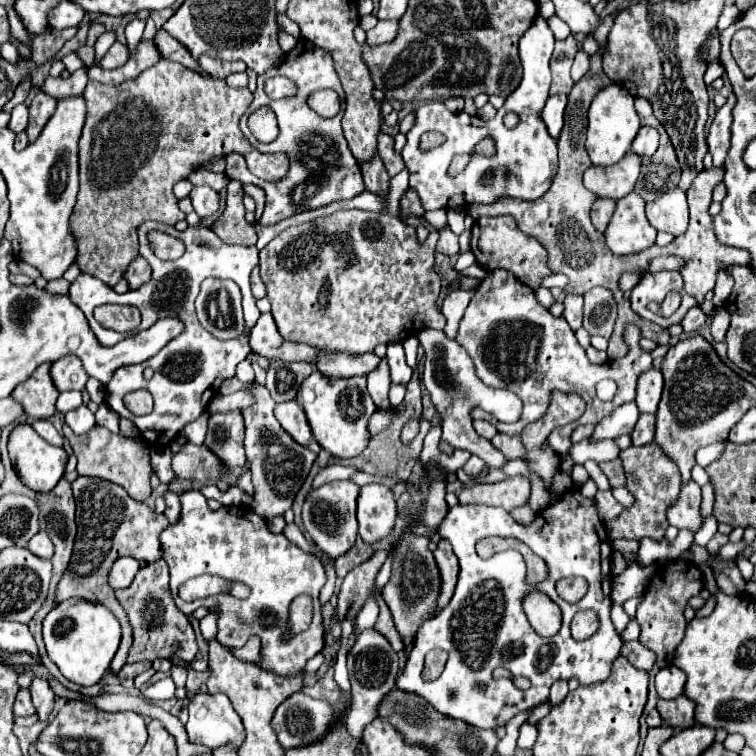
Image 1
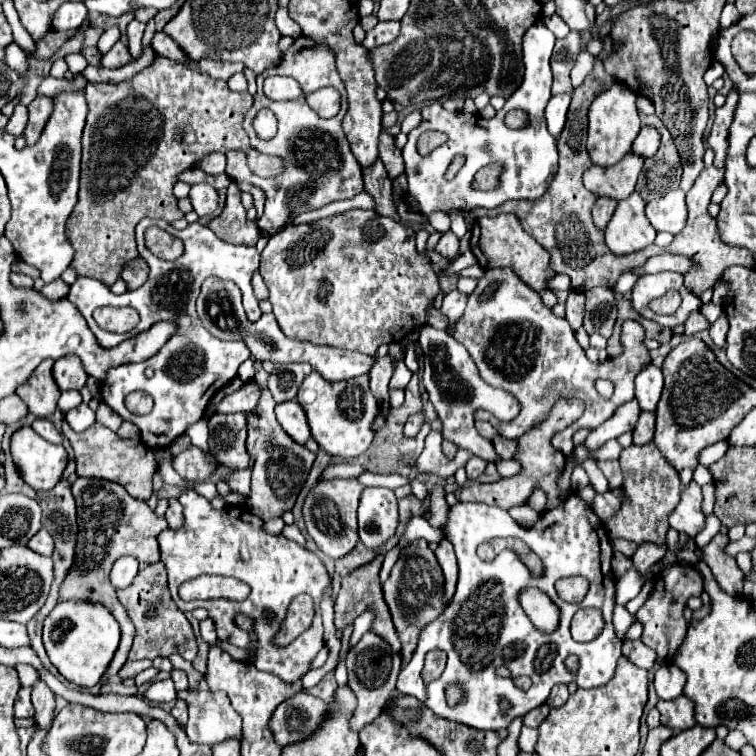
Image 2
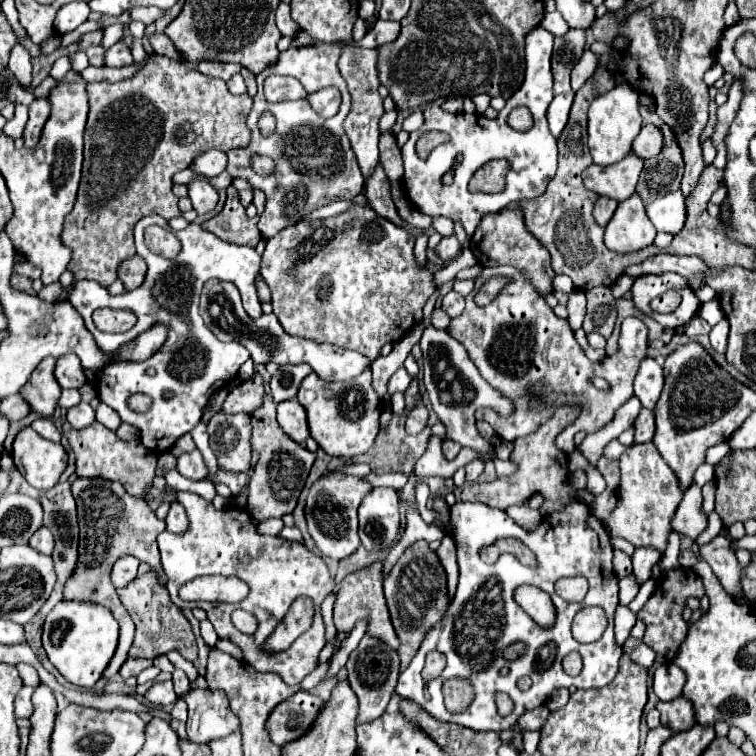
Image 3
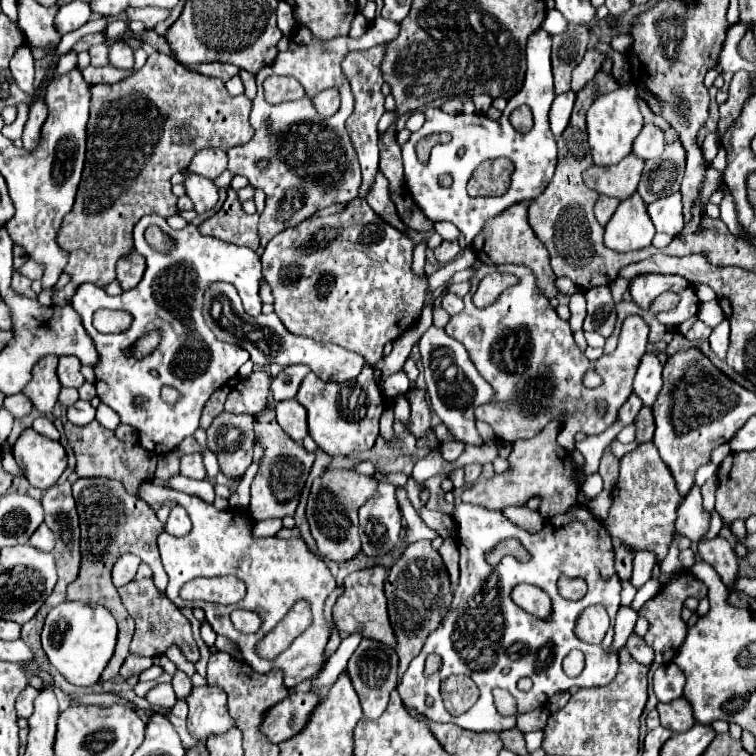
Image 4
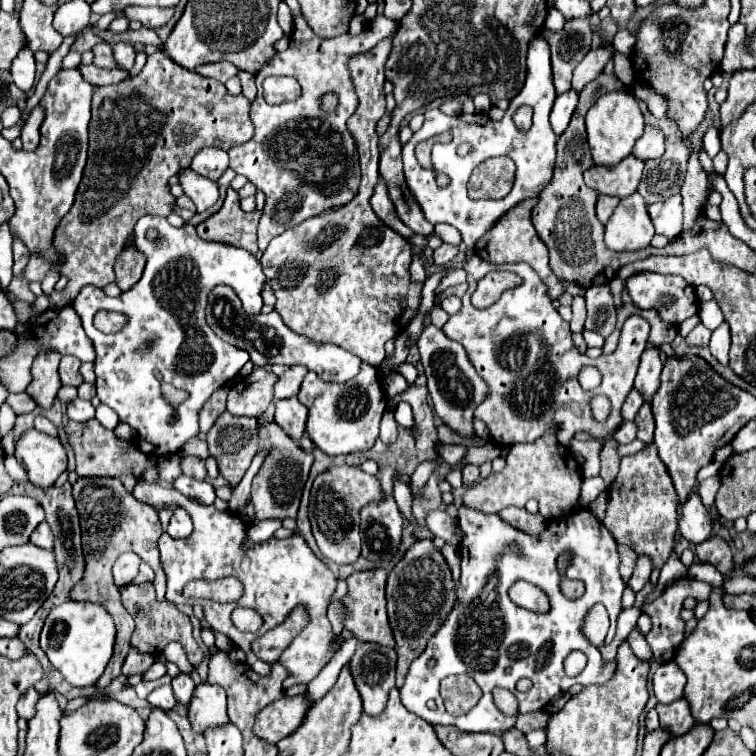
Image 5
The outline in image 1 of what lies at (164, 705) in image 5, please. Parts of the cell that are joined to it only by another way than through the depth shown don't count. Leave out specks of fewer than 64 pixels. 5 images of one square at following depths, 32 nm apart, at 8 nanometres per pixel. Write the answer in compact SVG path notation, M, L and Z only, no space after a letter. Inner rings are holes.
M168 676L168 678L158 680L152 686L148 686L142 692L142 696L148 698L148 700L170 700L170 698L174 698L174 690L176 690L176 686L174 686L172 678Z

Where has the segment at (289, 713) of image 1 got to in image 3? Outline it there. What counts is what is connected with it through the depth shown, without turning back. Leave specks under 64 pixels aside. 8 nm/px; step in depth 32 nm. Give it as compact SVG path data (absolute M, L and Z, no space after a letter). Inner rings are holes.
M296 692L286 702L280 702L266 720L266 732L278 746L300 738L314 722L322 708L322 700L310 692Z

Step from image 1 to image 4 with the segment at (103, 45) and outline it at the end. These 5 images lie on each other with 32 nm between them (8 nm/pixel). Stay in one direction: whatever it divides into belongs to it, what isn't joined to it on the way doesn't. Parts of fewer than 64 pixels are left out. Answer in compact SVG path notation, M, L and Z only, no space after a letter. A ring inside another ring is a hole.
M114 20L114 22L110 22L108 24L108 28L106 28L106 40L108 42L112 42L110 38L118 38L120 34L124 34L128 30L128 22L124 22L124 20Z

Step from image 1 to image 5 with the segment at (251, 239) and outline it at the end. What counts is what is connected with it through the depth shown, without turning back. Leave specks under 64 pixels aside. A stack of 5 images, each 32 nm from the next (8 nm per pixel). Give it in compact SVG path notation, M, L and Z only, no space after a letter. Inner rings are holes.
M228 188L228 196L222 208L210 218L206 218L204 222L200 222L196 230L202 240L246 248L246 250L252 250L252 254L256 254L258 252L256 228L261 216L260 210L244 212L240 208L238 192Z

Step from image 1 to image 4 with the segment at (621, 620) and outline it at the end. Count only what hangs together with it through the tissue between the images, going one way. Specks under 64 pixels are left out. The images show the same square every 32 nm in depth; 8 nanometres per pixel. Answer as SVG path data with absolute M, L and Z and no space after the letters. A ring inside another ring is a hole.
M620 607L615 618L614 639L611 645L612 651L617 651L626 644L628 637L633 632L637 619L637 611L631 607Z

